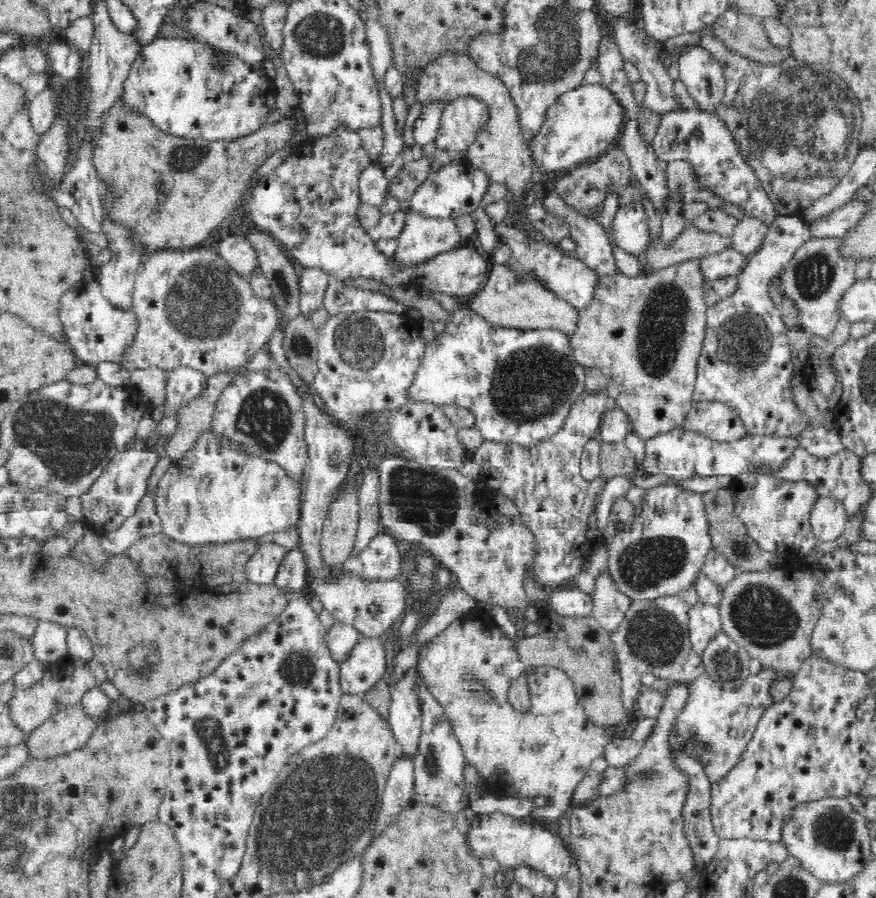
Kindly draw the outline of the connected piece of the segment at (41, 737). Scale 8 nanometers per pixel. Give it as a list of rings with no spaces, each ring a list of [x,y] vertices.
[[[81,705],[60,709],[28,732],[25,748],[29,758],[50,759],[82,748],[97,721],[88,717]]]

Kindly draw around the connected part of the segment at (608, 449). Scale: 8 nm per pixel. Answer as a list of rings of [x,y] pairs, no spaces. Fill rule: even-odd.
[[[600,440],[599,464],[601,472],[608,476],[630,475],[636,469],[635,457],[624,441],[604,442]]]

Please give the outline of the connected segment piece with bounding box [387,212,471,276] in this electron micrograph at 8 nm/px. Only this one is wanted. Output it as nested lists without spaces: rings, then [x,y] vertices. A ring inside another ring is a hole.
[[[412,212],[404,230],[397,238],[396,248],[390,257],[389,270],[391,276],[396,276],[396,272],[406,272],[412,268],[418,268],[436,259],[436,256],[450,252],[471,242],[462,238],[462,232],[458,230],[456,222],[452,218],[424,217],[420,213]]]

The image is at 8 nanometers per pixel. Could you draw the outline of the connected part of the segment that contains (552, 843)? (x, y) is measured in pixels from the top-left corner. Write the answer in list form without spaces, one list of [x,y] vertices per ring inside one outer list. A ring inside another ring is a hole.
[[[493,810],[492,814],[477,815],[474,828],[468,832],[467,842],[478,858],[496,858],[505,872],[529,868],[553,881],[564,876],[575,862],[560,834],[556,836],[540,824],[524,822],[502,811]]]

